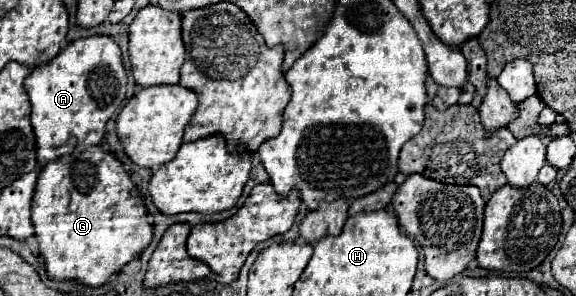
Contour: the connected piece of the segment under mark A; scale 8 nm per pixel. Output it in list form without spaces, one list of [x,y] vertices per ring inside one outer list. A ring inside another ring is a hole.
[[[94,34],[88,38],[78,38],[60,50],[58,56],[48,62],[36,64],[24,80],[26,92],[32,102],[32,128],[38,140],[38,164],[60,158],[72,152],[76,146],[92,146],[102,142],[106,122],[120,108],[126,98],[126,68],[122,64],[122,50],[112,36]]]

